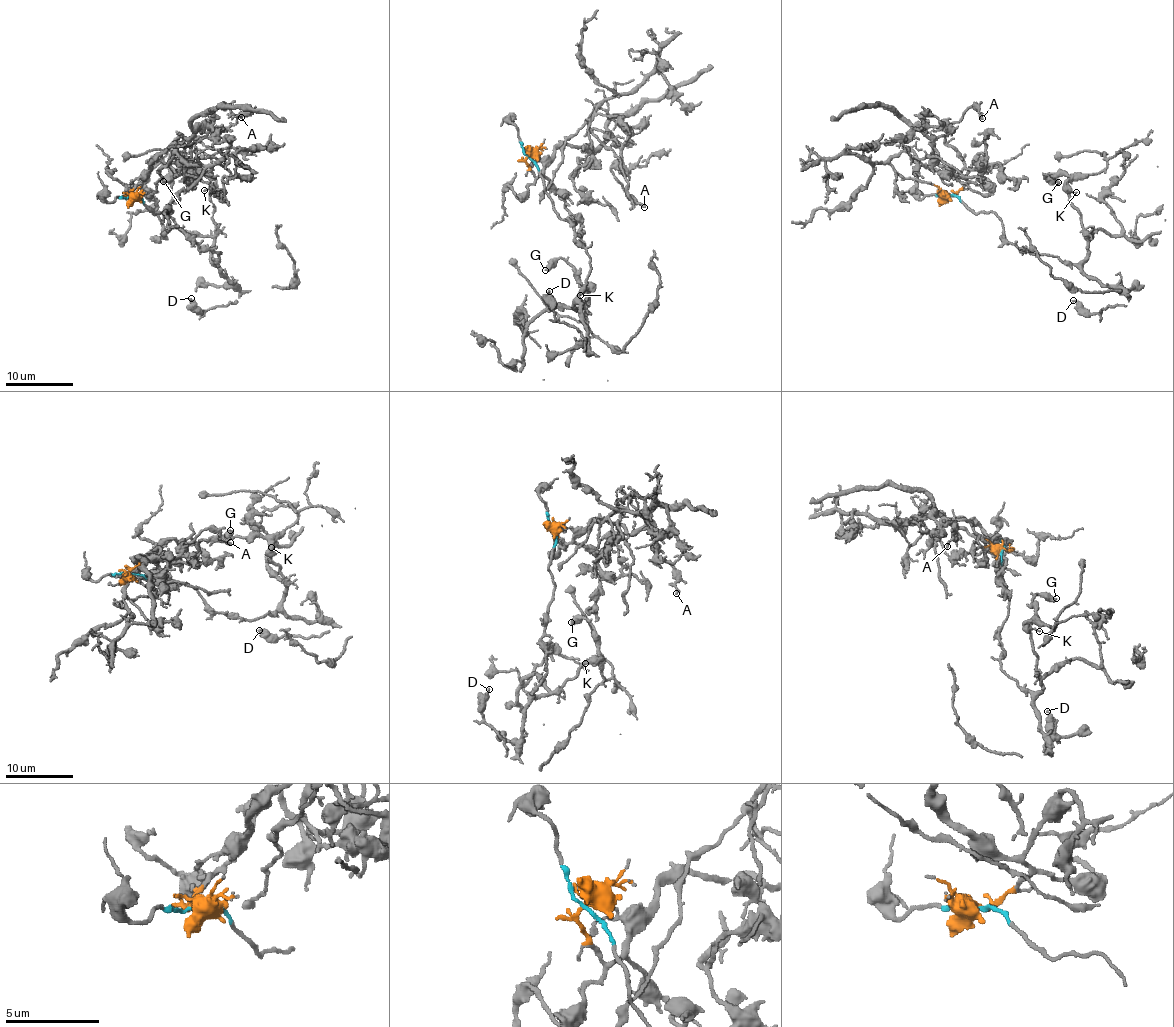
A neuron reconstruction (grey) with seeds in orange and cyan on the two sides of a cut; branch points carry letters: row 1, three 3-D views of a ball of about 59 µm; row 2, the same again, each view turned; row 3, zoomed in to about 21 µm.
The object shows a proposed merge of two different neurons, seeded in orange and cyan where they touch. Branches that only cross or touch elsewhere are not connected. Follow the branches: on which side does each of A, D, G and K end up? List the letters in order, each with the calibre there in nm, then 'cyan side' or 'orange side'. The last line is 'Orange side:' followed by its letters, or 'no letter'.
A: 170 nm | orange side
D: 180 nm | cyan side
G: 440 nm | cyan side
K: 120 nm | cyan side
Orange side: A

